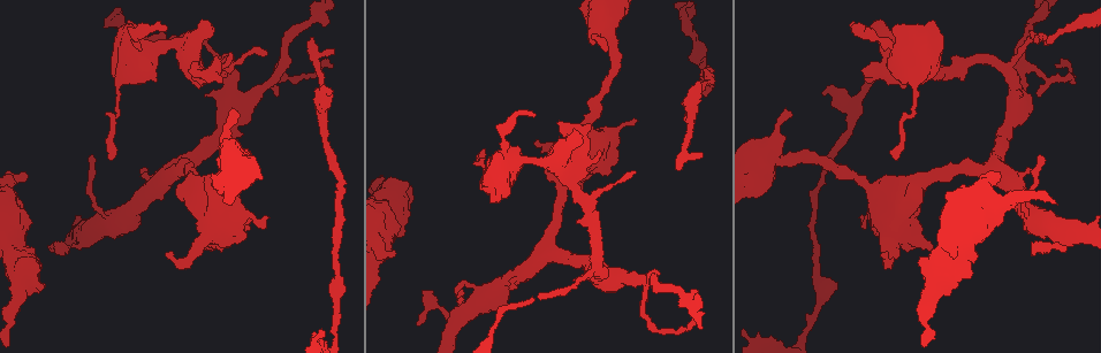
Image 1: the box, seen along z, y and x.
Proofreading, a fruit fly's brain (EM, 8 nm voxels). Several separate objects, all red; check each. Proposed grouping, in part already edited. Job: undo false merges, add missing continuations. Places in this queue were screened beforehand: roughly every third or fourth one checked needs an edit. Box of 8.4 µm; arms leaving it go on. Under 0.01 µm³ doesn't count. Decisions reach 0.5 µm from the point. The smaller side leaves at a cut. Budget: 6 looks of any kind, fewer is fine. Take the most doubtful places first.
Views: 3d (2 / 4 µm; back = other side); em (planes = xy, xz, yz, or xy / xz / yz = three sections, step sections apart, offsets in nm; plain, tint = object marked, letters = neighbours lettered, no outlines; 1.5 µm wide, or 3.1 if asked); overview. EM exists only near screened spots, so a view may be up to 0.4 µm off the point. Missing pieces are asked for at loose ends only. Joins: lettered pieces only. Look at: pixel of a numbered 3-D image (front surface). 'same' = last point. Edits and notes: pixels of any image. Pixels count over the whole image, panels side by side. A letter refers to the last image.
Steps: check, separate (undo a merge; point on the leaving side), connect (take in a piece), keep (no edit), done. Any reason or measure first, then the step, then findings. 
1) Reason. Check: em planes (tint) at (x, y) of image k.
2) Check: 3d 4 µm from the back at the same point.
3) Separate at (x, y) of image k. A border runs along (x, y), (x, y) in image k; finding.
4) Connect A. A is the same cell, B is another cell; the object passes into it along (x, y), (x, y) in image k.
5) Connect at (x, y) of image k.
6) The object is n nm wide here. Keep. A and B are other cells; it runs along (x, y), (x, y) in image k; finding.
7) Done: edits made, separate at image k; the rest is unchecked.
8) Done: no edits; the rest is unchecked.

Thick end. Check: 3d 4 µm at (572, 130) of image 1.

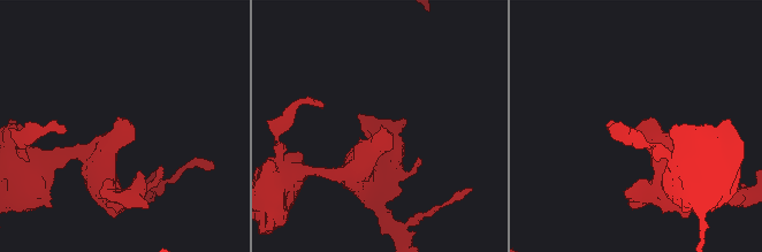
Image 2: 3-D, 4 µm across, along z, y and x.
Check: em planes (letters) at (638, 127) of image 2.

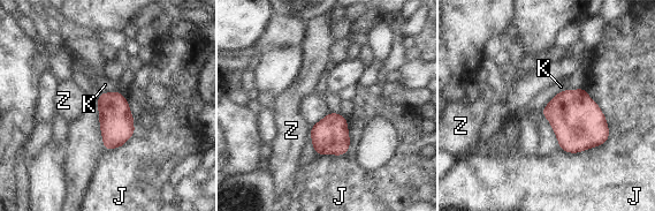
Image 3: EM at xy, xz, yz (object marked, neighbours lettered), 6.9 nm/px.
Keep. J, K and Z are other cells; a border runs along (584, 88), (608, 138), (569, 153) in image 3; no lettered piece goes on from it.

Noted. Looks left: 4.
Stops while still wide. Check: em planes (letters) at (1031, 168) of image 1.

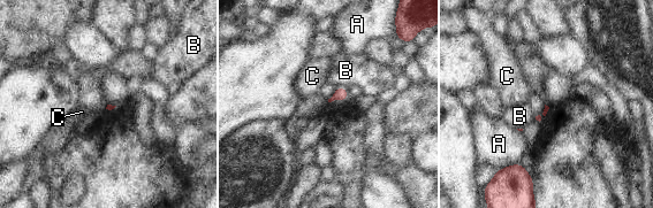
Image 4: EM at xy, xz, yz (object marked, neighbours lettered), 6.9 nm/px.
Keep. A, B and C are other cells; a border runs along (338, 86), (346, 87) in image 4; no lettered piece goes on from it.

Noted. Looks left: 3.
Check: 3d 4 µm at (886, 261) of image 1.

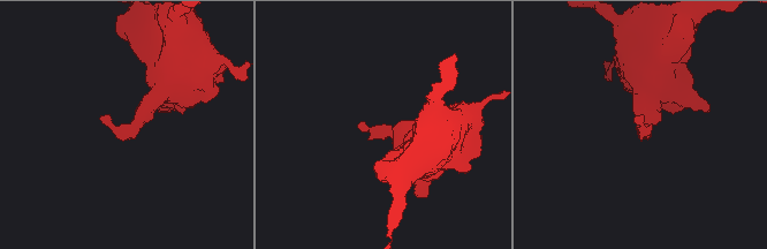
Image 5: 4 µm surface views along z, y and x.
Shape alone is not enough. Check: em planes (letters) at (384, 131) of image 5.

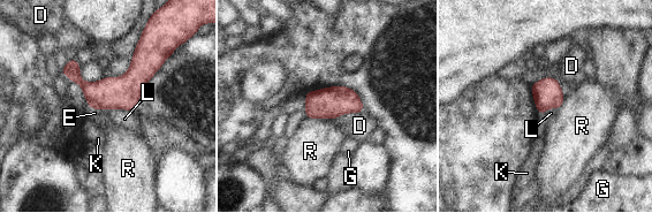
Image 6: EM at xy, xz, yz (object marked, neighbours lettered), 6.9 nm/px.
The object is 200 nm wide here. Keep. D, E, G, K, L and R are other cells; a border runs along (364, 111), (341, 114), (333, 119) in image 6; one neuron here.

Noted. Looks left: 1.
Done: no edits; the rest is unchecked.

